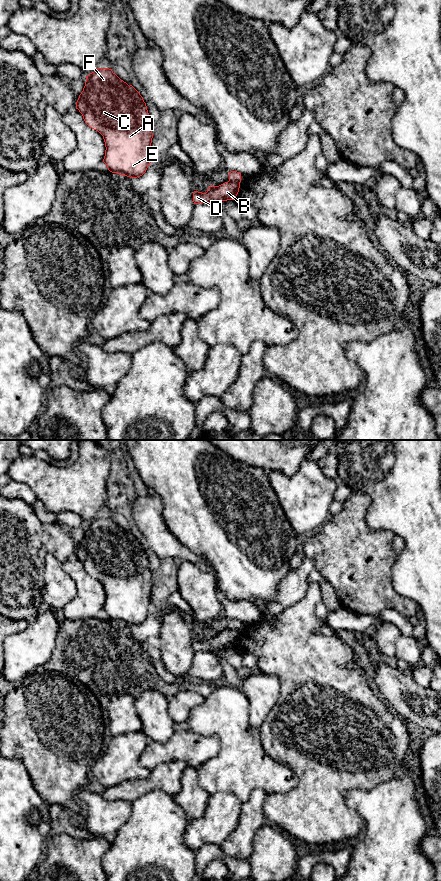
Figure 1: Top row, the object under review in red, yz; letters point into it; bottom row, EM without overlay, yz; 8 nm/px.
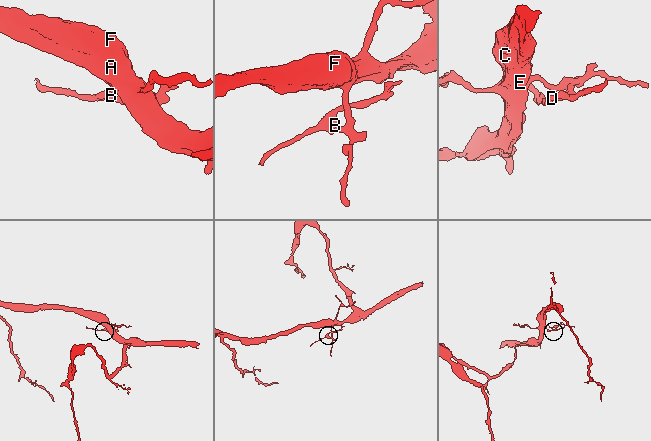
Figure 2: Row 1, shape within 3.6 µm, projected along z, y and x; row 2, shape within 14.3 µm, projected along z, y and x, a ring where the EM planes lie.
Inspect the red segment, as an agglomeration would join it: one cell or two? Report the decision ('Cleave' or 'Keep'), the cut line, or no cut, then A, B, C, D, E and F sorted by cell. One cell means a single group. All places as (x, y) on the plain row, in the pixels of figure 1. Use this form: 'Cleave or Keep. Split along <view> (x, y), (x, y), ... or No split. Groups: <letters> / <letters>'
Cleave. Split along yz (229, 628), (239, 630). Groups: A C E F / B D

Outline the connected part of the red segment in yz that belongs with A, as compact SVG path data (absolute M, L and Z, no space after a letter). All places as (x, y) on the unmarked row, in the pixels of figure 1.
M96 516L86 524L76 557L85 571L103 584L106 595L103 610L110 620L130 626L140 625L146 620L152 610L152 571L143 545L132 533L121 528L112 517Z

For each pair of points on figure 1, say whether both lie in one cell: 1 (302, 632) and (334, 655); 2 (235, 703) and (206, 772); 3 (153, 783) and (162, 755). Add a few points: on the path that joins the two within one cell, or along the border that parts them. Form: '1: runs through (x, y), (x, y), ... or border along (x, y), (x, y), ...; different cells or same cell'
1: runs through (310, 640), (326, 655); same cell
2: runs through (233, 721), (233, 747), (224, 756); same cell
3: border along (182, 761), (161, 762), (151, 770); different cells

